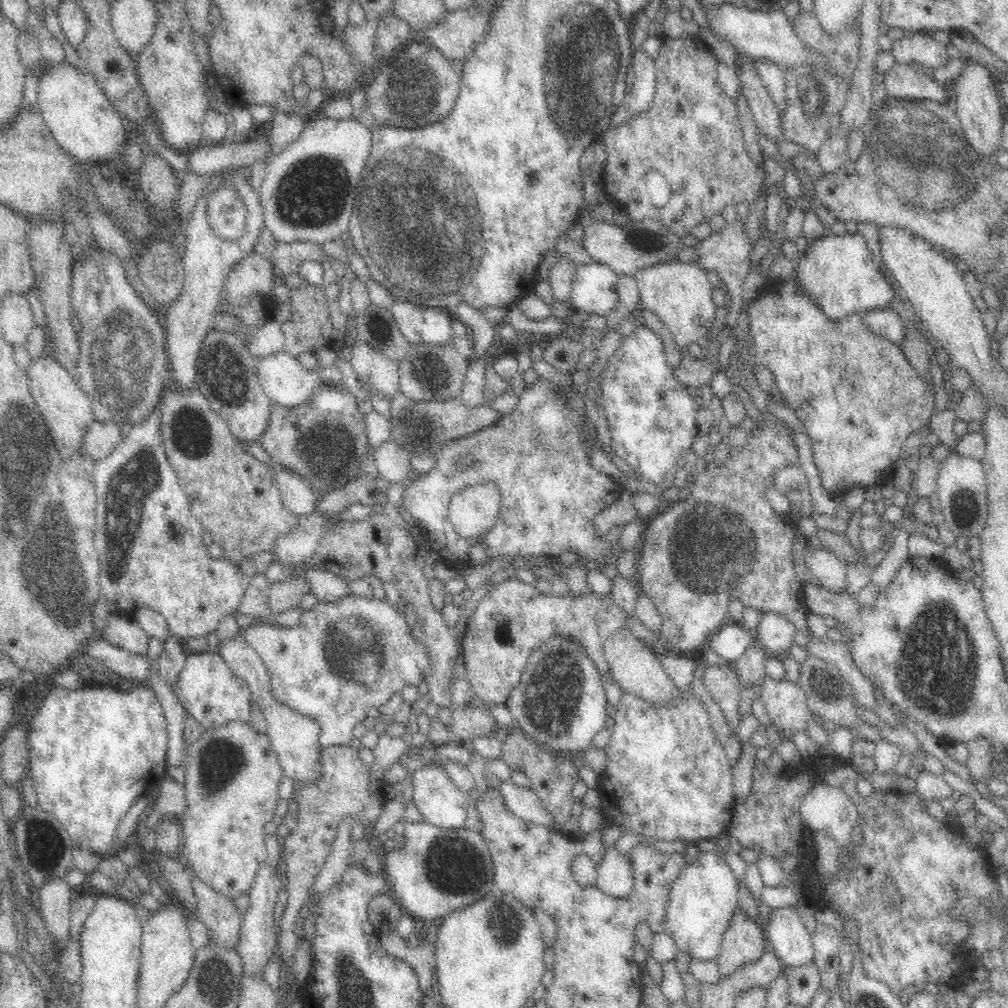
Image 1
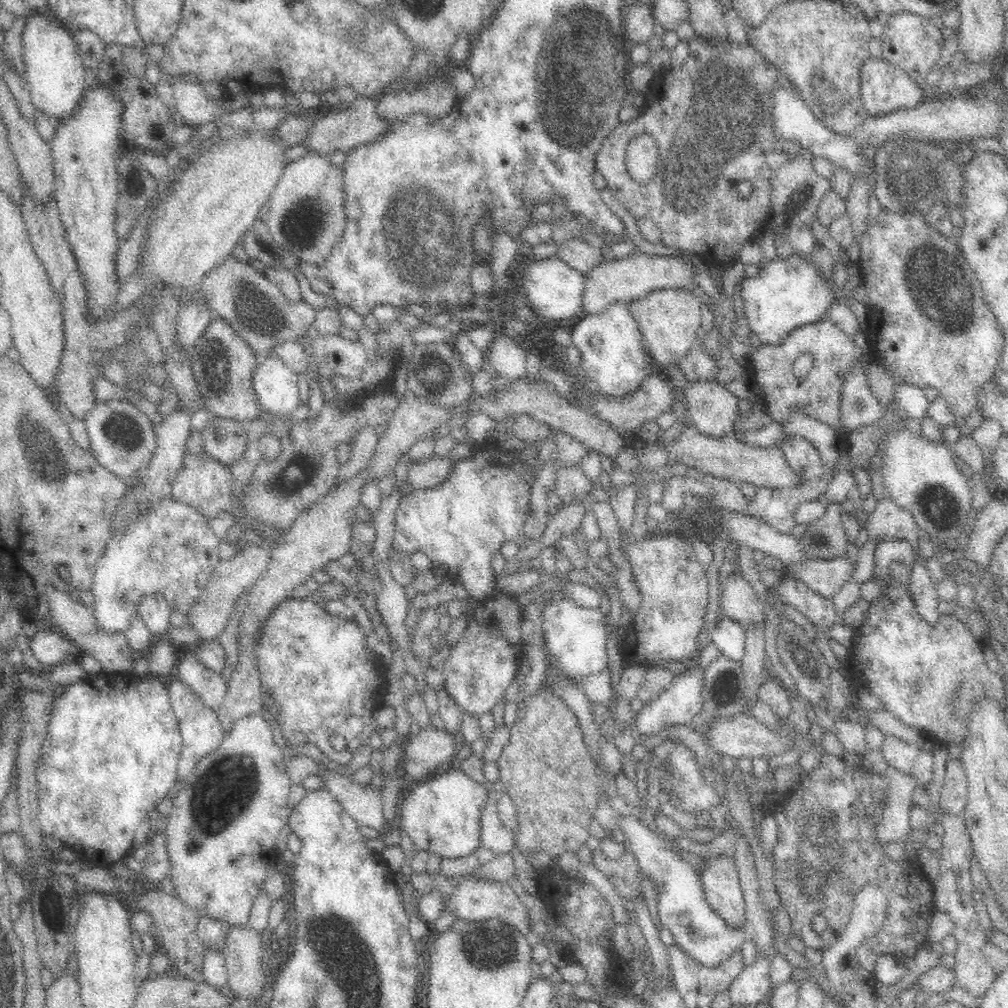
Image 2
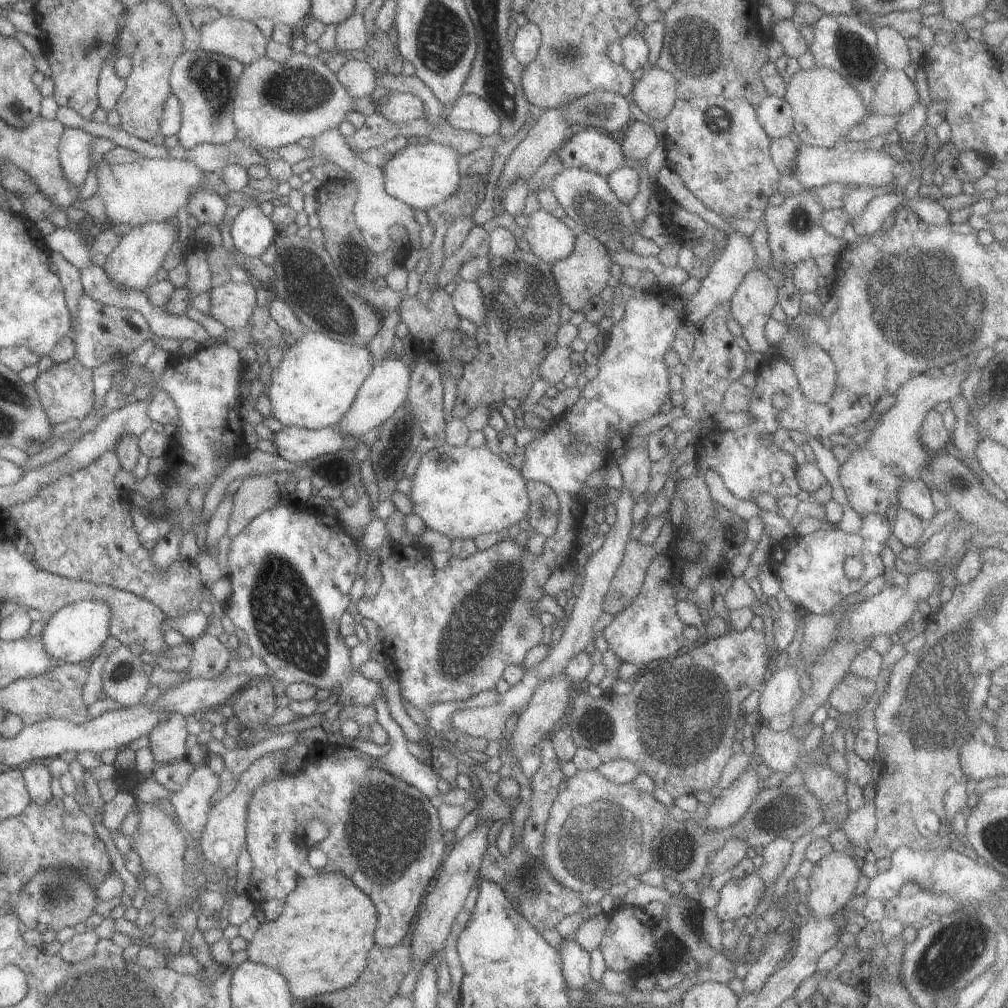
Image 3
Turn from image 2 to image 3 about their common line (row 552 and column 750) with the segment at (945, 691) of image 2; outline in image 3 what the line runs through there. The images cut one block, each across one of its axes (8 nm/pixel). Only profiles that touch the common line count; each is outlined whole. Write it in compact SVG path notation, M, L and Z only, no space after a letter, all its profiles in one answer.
M754 873L744 878L732 878L718 891L713 914L721 923L741 916L753 917L754 908L765 894L763 882Z

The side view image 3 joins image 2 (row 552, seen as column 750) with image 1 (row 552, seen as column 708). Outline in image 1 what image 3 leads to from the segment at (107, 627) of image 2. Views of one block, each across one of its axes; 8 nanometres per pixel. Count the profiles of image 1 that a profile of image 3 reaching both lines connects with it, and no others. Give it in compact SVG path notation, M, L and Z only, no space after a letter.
M156 406L149 415L147 415L139 424L133 426L133 429L127 433L126 438L122 440L122 444L117 446L116 450L105 459L94 461L94 482L95 493L97 496L97 505L95 508L95 536L93 545L98 551L99 562L99 587L101 599L105 603L111 603L115 610L133 615L134 612L144 607L150 607L160 612L166 619L169 626L170 634L179 637L181 640L190 638L191 640L204 639L209 634L216 632L220 620L226 615L238 610L244 595L246 594L248 585L250 584L250 573L245 565L234 565L225 558L213 559L210 556L209 546L203 540L205 533L201 521L193 515L191 511L188 497L178 483L176 472L170 465L166 457L166 449L164 449L164 437L162 437L162 413L159 406Z

